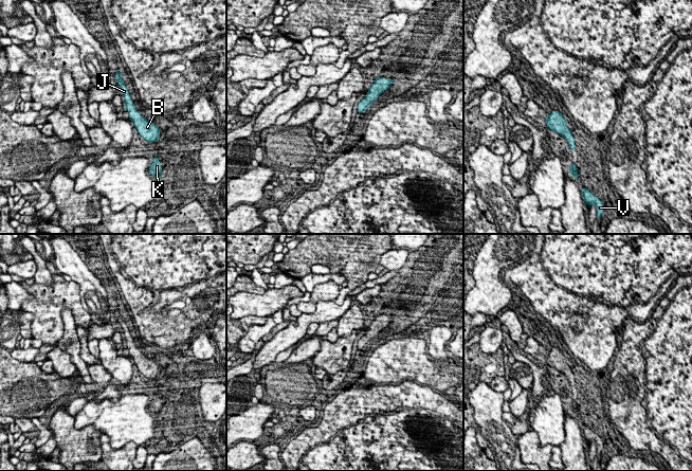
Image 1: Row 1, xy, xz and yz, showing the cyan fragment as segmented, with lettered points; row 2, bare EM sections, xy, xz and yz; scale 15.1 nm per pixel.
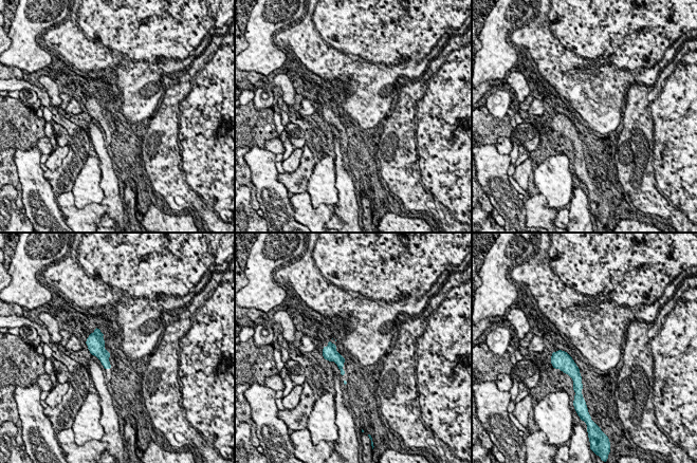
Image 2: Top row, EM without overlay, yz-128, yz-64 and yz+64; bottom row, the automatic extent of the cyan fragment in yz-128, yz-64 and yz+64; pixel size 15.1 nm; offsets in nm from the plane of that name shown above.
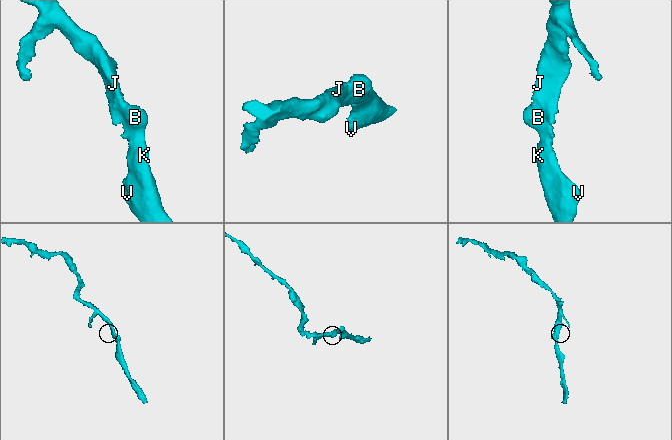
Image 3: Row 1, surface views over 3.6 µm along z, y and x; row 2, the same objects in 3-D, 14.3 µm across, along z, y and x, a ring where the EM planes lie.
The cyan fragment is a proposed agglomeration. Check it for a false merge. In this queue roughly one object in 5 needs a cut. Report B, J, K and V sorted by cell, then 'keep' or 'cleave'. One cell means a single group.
groups B J K V; keep

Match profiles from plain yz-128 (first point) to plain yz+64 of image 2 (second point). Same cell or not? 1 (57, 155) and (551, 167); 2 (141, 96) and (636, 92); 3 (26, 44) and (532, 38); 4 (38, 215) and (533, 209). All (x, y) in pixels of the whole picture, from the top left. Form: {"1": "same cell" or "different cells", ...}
{"1": "different cells", "2": "different cells", "3": "different cells", "4": "different cells"}

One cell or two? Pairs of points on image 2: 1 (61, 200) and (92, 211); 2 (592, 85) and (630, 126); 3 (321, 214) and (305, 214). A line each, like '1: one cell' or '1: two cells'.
1: one cell
2: two cells
3: one cell

